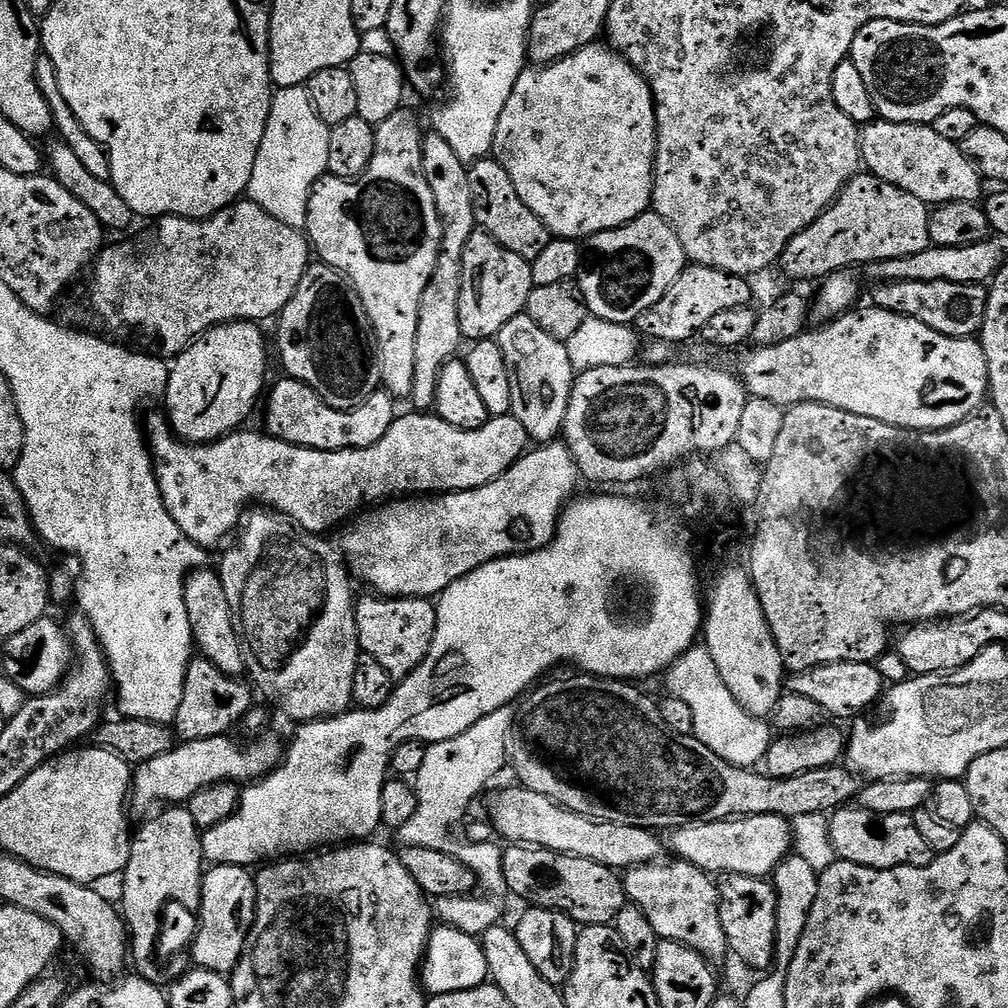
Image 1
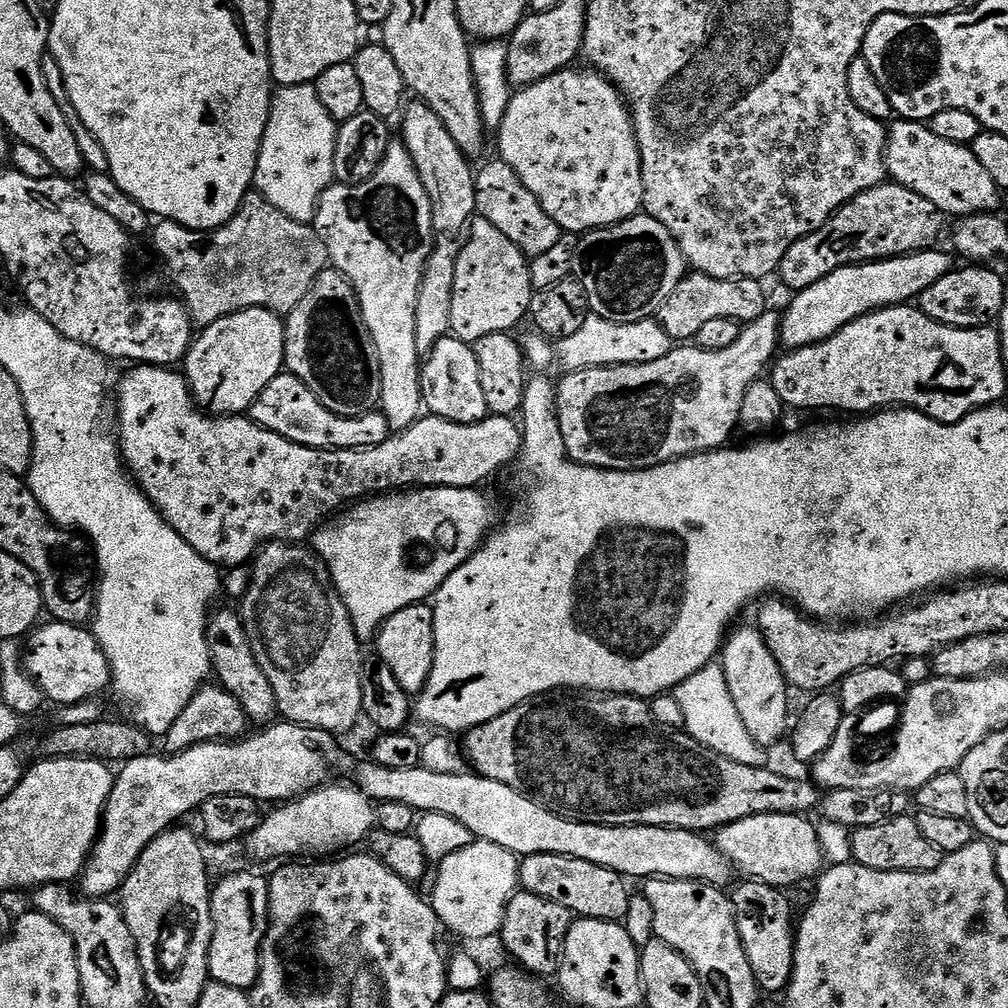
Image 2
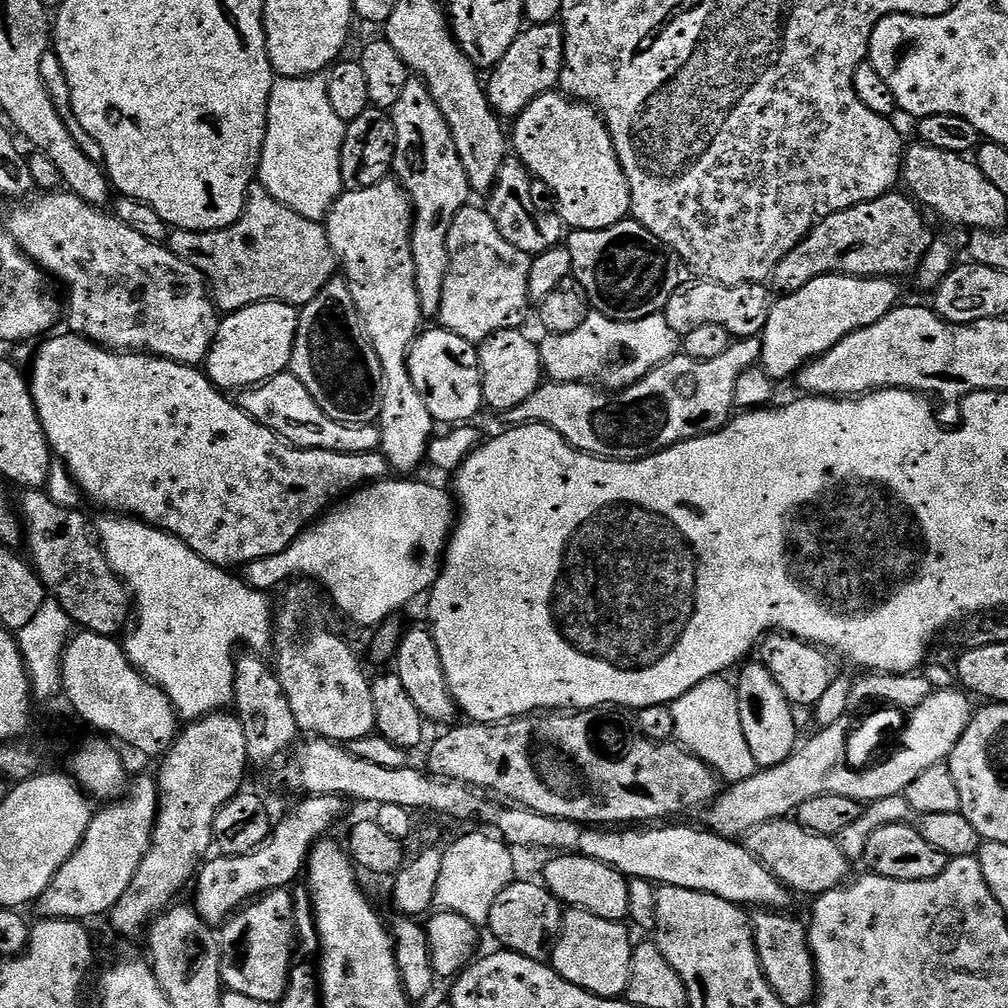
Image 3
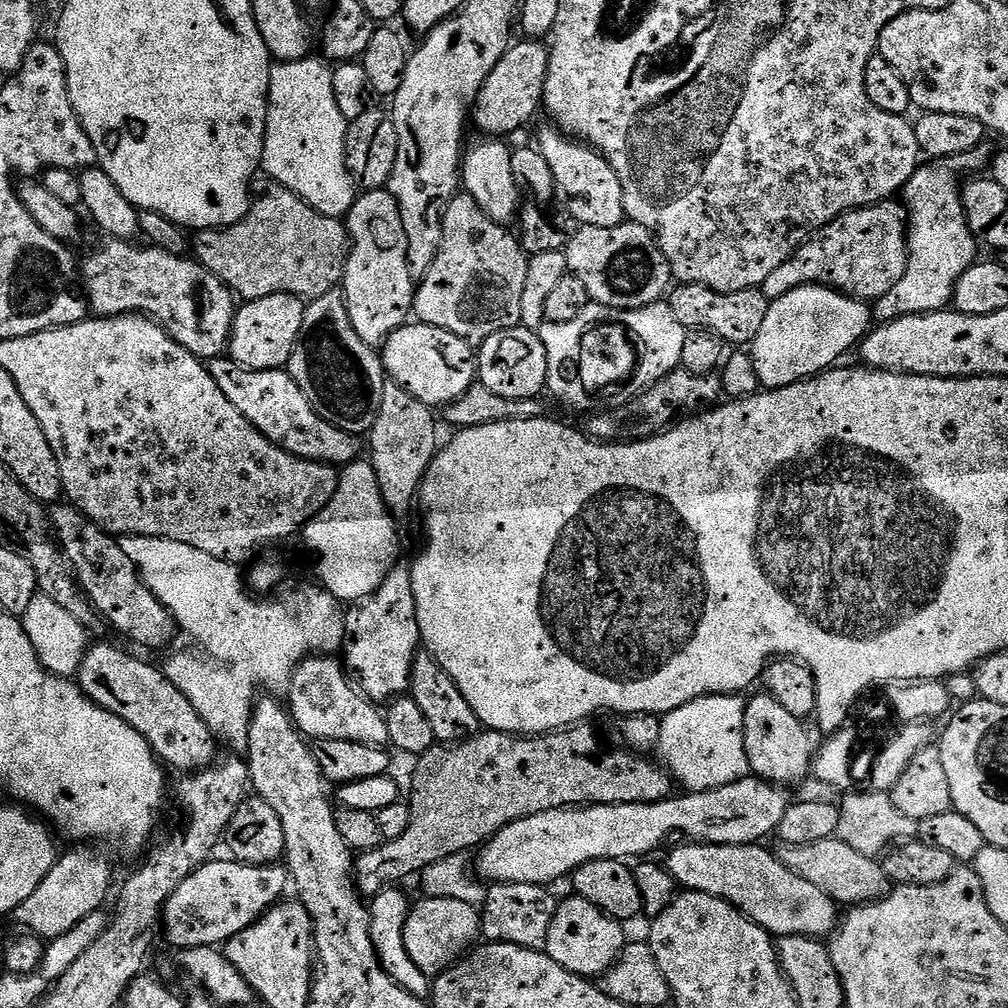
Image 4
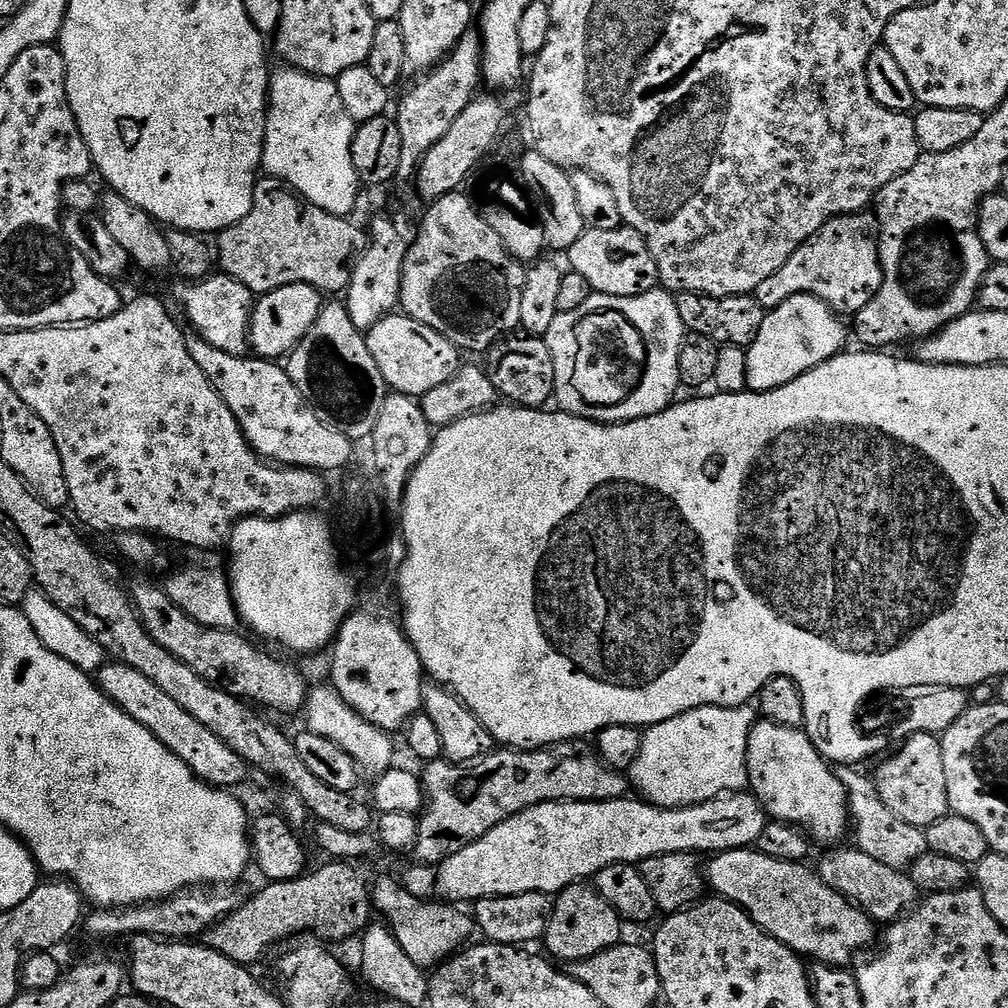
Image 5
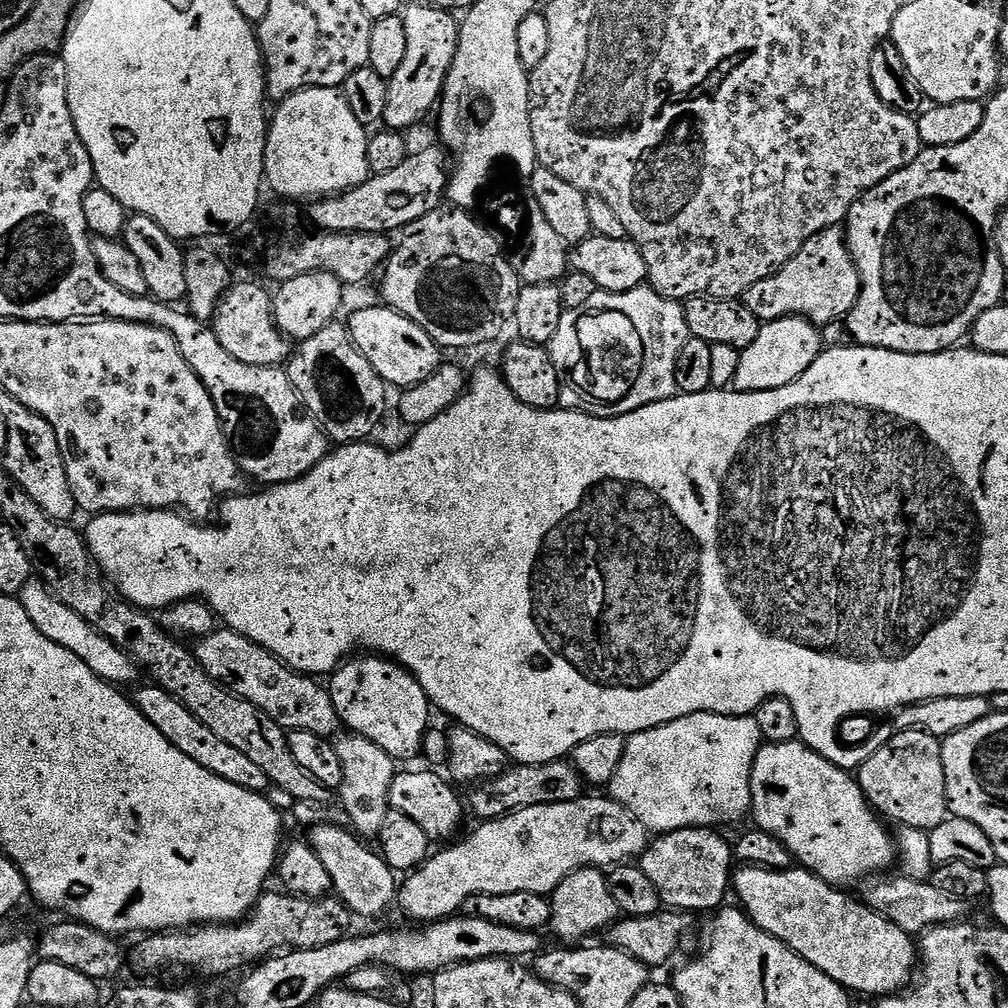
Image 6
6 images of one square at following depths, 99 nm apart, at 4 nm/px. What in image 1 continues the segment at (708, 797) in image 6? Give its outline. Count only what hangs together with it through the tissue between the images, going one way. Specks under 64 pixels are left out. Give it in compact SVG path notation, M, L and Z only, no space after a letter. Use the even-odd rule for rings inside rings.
M693 646L682 653L672 667L667 669L667 676L667 691L674 698L682 698L682 702L690 706L690 714L694 714L693 736L710 746L710 750L714 750L718 758L730 762L736 768L755 769L763 761L774 739L773 725L767 719L751 716L736 701L734 694L730 694L707 647Z

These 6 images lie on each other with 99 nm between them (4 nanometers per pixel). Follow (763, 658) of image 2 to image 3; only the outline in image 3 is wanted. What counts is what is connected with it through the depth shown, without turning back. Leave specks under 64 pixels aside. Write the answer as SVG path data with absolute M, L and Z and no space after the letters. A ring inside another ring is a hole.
M762 662L752 663L745 663L739 669L740 681L734 684L738 698L738 718L742 718L742 734L746 734L746 743L750 745L750 754L754 754L756 765L773 768L786 762L798 747L797 713L793 705L789 704L786 694L782 694L778 682L774 682L774 674L770 674Z

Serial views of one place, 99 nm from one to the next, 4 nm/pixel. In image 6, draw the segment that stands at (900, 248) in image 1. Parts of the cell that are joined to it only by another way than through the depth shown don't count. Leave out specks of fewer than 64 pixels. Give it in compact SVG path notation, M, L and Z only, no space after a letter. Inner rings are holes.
M837 226L814 234L814 238L810 238L810 242L806 242L806 246L802 246L794 258L790 258L790 262L770 274L770 278L754 282L754 286L744 292L742 299L761 322L803 316L811 324L825 326L847 318L850 310L854 310L859 294L858 266L848 249L845 229Z

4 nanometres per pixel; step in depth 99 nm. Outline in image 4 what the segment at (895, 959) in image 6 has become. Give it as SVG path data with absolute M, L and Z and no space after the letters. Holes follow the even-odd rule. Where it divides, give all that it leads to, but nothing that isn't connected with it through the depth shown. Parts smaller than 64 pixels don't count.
M680 842L680 845L669 854L666 867L676 879L681 889L690 892L701 892L717 896L739 908L744 915L750 917L759 928L764 928L773 937L781 936L814 936L817 938L831 937L838 923L838 905L831 900L818 886L806 882L806 878L798 878L794 870L790 870L781 862L775 851L767 852L760 844L698 844L695 842Z

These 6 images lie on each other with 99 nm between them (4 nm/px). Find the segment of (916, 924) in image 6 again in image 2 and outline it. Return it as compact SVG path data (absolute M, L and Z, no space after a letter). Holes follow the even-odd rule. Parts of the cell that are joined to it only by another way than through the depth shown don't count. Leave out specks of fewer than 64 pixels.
M794 812L754 814L715 829L714 843L716 849L732 863L733 869L740 871L741 868L745 877L761 880L772 888L789 890L803 880L819 877L826 864L817 825L808 820L811 819Z

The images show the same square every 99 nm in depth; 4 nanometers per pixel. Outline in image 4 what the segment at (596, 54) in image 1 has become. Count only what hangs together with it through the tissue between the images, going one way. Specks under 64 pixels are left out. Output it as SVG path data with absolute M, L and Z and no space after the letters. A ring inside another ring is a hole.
M547 126L540 132L538 147L542 158L552 171L556 183L556 191L568 203L568 212L577 221L577 225L602 226L613 228L625 223L624 199L622 198L622 182L618 182L618 174L614 174L614 166L601 152L595 148L564 135L559 128Z

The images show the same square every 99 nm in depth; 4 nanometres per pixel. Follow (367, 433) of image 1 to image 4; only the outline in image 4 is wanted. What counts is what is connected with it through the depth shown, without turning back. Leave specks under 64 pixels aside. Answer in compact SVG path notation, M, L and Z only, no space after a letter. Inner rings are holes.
M217 358L207 365L207 369L214 382L218 382L218 390L222 390L222 394L226 394L226 398L238 406L242 415L265 438L282 450L333 466L353 464L361 459L361 437L338 430L338 426L330 426L330 422L323 420L310 406L306 394L302 394L302 386L294 382L291 372L284 368L252 372L230 358Z

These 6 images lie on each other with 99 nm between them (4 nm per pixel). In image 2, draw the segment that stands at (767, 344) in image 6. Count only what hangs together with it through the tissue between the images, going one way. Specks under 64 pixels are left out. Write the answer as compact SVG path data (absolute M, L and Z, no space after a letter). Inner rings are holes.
M941 250L911 252L891 260L870 260L867 264L851 264L826 274L814 286L795 293L780 318L780 342L785 349L805 348L829 340L838 330L850 326L858 318L879 308L908 306L921 296L938 278L946 278L954 270L953 257Z

